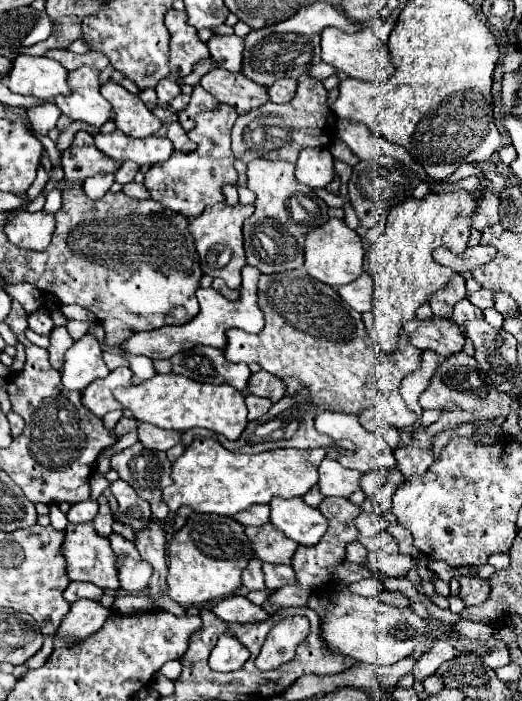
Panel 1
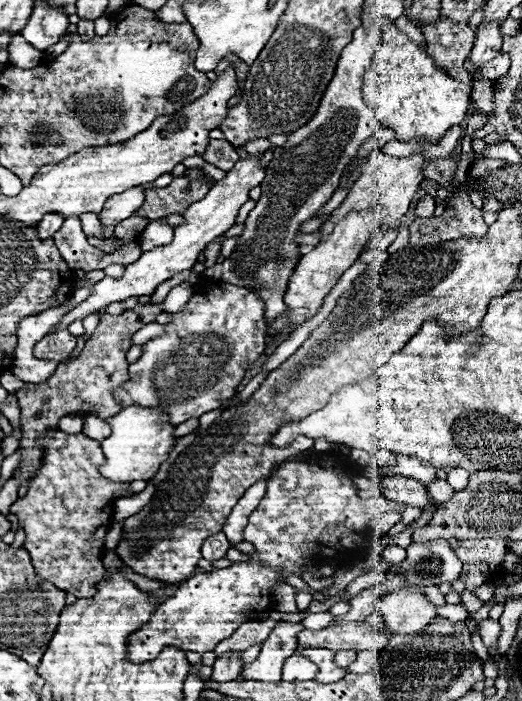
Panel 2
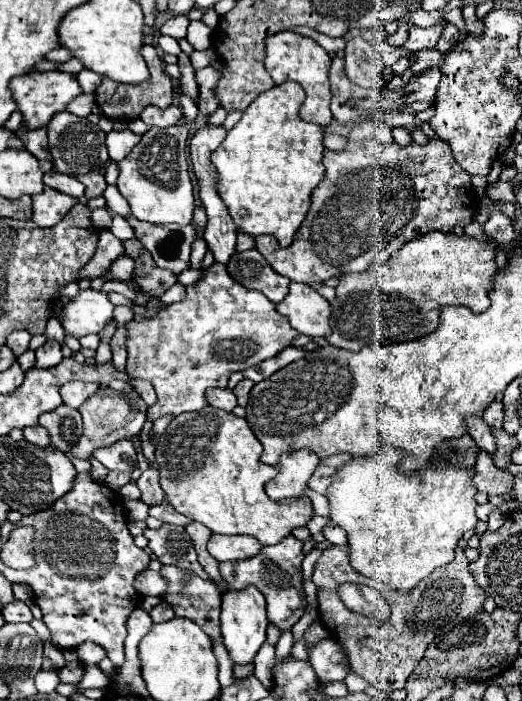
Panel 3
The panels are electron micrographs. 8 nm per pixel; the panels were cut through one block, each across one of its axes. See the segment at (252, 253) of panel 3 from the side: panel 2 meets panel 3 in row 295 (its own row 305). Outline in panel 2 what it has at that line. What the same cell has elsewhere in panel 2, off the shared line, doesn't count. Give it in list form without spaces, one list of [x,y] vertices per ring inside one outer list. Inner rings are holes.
[[[362,16],[362,24],[352,32],[352,40],[344,46],[320,106],[312,120],[302,128],[290,132],[284,146],[274,150],[274,158],[266,168],[266,178],[260,184],[262,196],[244,222],[244,232],[238,238],[234,252],[216,268],[206,270],[204,276],[218,282],[254,288],[256,296],[264,302],[264,320],[268,330],[278,316],[286,314],[284,292],[288,276],[298,264],[300,244],[294,240],[306,220],[316,218],[322,206],[334,194],[340,174],[356,156],[358,148],[380,130],[374,108],[362,98],[362,80],[372,64],[374,48],[380,44],[380,28],[370,16]]]

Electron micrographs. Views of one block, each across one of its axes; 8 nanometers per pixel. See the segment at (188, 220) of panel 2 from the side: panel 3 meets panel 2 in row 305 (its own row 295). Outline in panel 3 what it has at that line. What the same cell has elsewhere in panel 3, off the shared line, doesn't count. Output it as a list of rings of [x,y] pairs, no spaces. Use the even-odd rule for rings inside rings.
[[[82,290],[64,310],[64,330],[76,338],[86,334],[100,334],[112,320],[114,304],[104,290]]]

